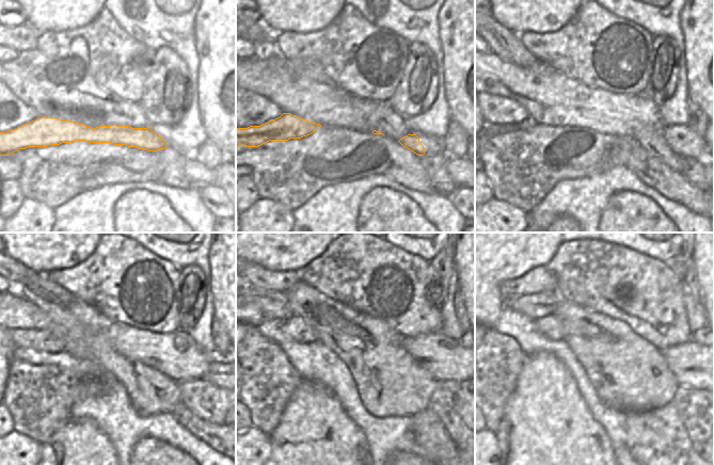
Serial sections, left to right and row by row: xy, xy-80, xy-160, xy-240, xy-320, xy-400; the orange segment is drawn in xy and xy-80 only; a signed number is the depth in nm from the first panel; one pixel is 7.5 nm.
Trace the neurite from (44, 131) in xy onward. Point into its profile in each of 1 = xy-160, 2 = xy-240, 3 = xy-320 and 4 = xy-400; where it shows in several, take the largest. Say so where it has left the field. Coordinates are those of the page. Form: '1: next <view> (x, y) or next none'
1: next xy-160 (683, 140)
2: next xy-240 (213, 374)
3: next none
4: next none

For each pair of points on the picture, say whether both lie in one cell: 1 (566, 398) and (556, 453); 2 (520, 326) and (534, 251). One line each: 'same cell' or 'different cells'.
1: same cell
2: different cells

